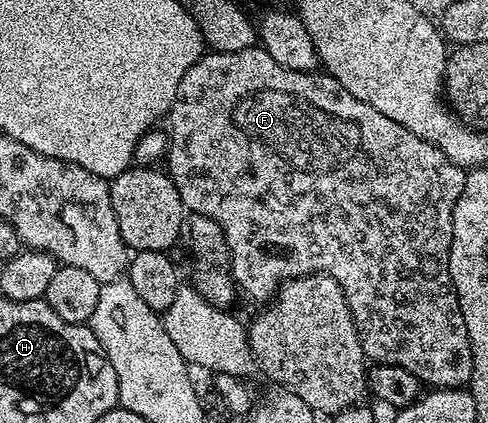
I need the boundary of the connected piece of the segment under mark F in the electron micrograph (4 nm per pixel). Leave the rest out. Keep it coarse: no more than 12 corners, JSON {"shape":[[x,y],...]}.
{"shape":[[212,50],[166,171],[268,302],[471,385],[465,169],[334,77]]}

